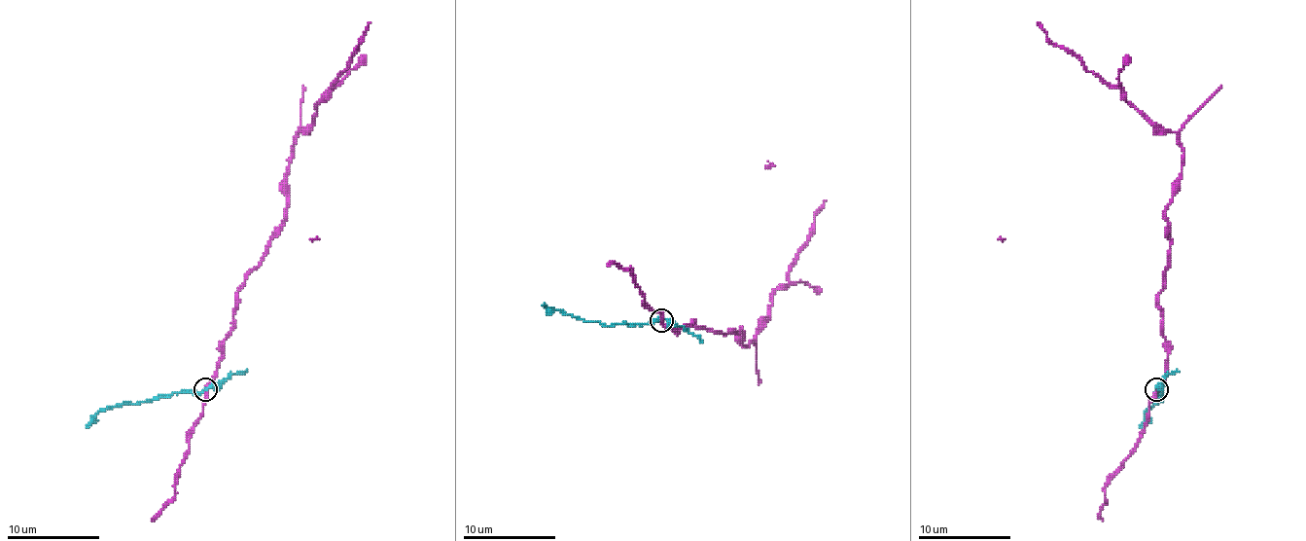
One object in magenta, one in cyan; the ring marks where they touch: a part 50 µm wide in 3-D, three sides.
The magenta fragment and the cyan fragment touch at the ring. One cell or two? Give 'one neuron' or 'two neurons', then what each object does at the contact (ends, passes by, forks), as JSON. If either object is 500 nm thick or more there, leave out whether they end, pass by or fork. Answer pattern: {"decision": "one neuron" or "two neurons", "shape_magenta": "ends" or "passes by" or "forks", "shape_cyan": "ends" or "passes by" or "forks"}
{"decision": "two neurons", "shape_magenta": "passes by", "shape_cyan": "passes by"}

